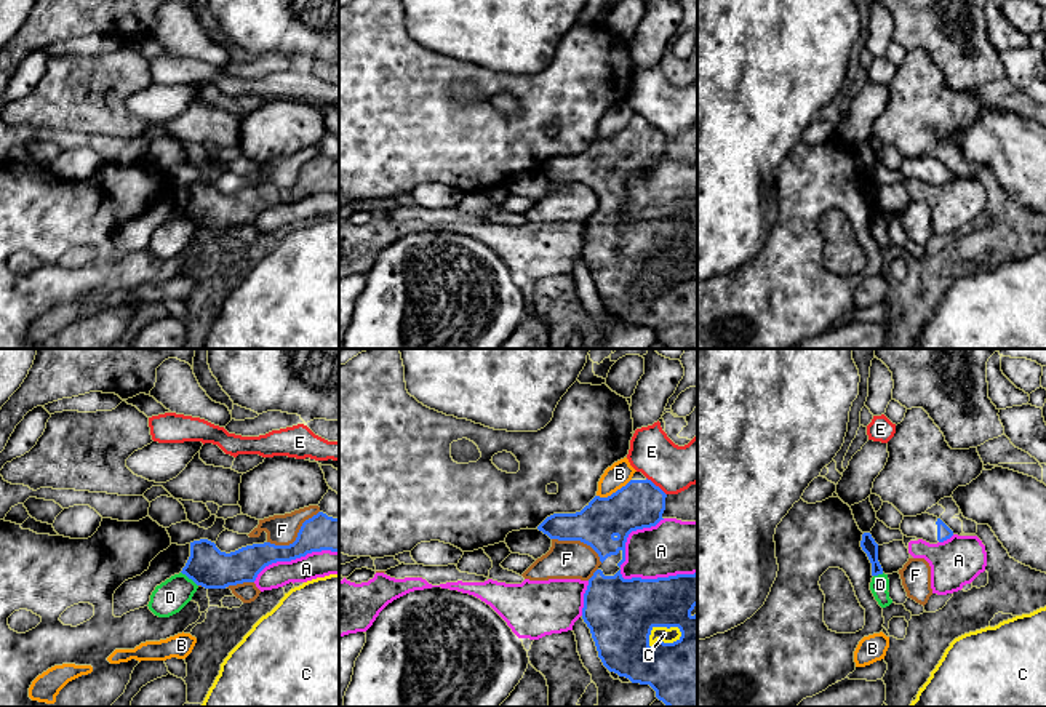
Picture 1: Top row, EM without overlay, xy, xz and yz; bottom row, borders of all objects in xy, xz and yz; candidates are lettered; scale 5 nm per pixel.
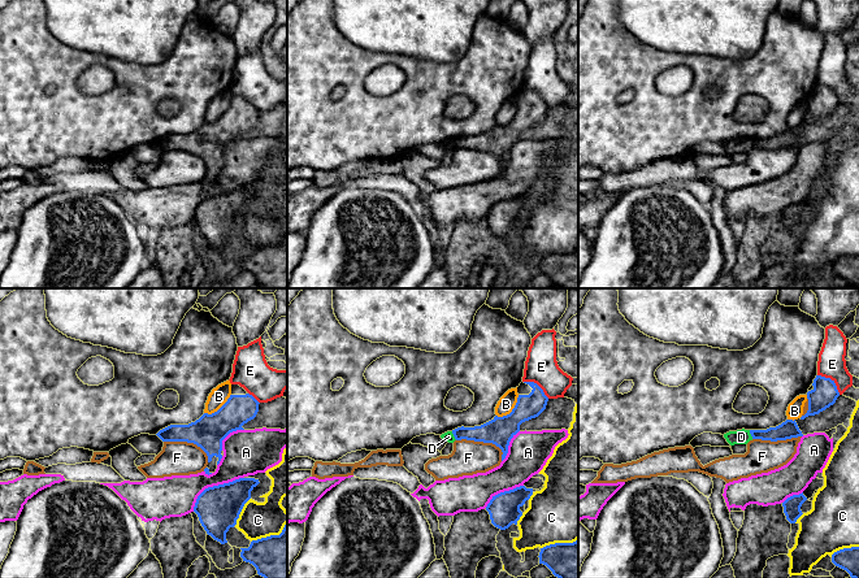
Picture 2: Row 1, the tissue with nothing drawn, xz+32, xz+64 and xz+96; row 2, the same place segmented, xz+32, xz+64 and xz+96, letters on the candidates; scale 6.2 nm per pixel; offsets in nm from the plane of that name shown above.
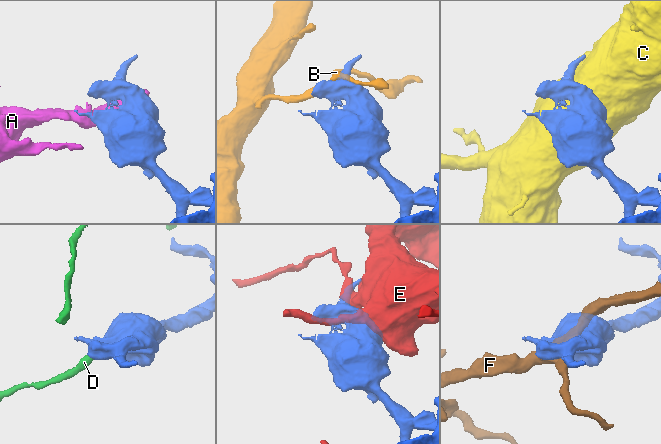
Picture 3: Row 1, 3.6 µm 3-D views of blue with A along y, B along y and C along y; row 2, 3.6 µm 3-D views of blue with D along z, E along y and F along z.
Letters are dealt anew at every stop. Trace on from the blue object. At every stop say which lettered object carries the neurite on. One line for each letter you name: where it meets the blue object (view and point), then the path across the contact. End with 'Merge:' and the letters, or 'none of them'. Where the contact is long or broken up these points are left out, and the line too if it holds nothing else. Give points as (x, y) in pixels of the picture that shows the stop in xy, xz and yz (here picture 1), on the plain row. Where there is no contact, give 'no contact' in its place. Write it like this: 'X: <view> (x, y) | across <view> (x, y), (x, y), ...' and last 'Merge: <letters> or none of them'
Merge: none of them

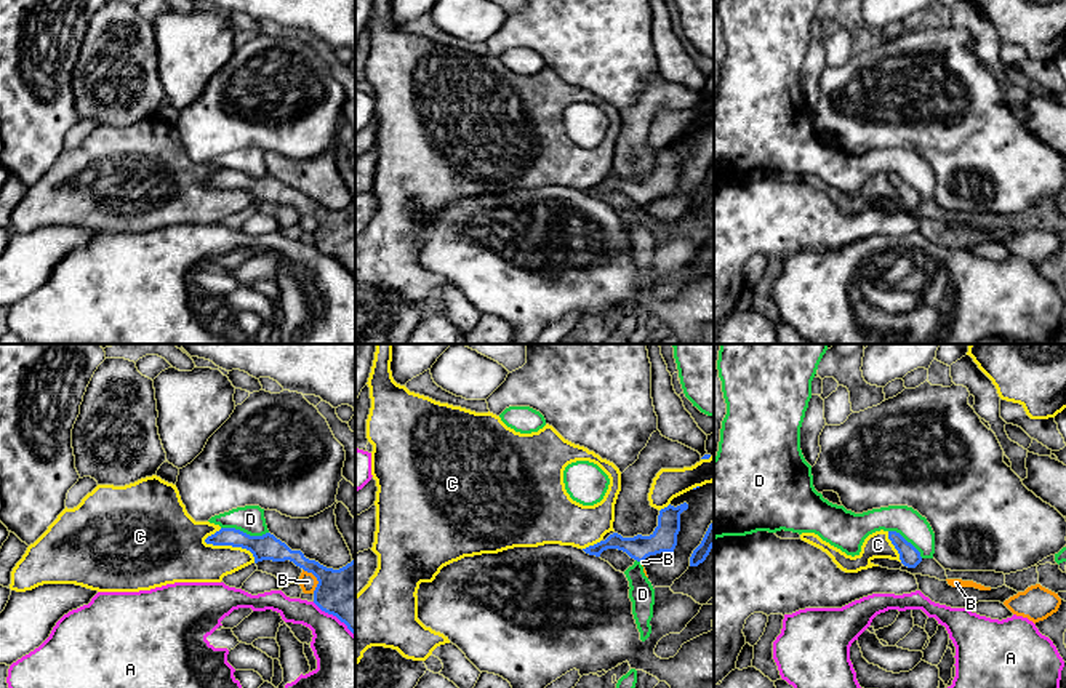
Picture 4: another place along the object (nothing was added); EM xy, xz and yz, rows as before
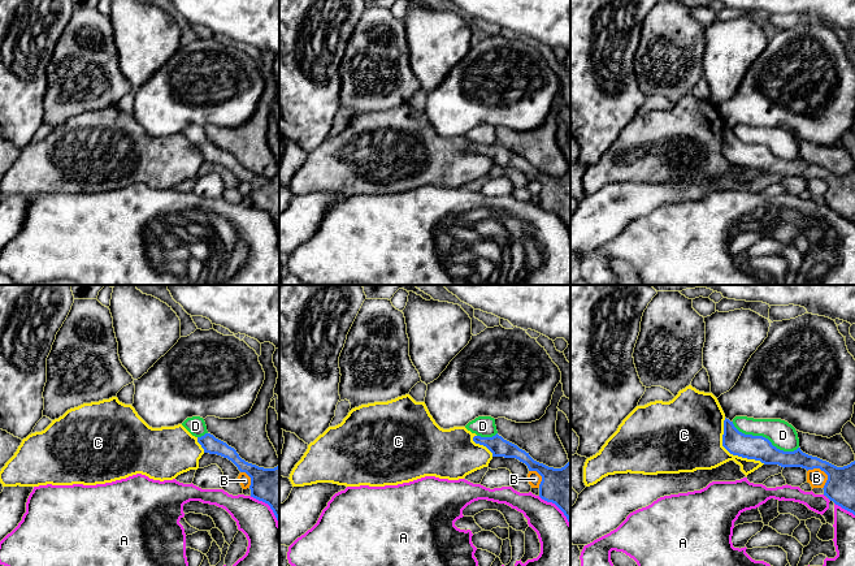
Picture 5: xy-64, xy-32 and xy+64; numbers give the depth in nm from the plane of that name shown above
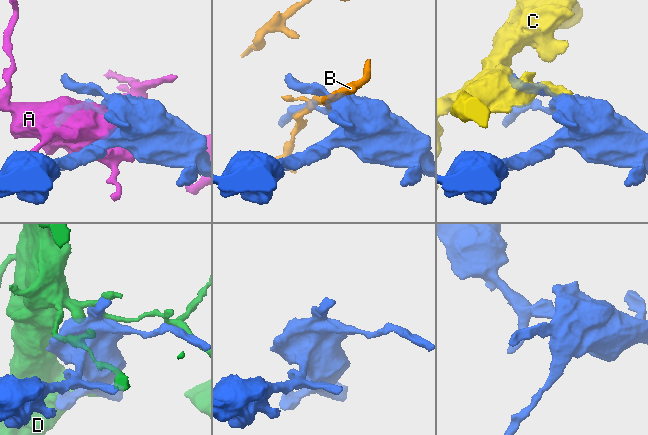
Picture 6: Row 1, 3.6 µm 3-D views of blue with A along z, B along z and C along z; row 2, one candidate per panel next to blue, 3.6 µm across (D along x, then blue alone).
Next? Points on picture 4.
C: xy (232, 188)
Merge: C

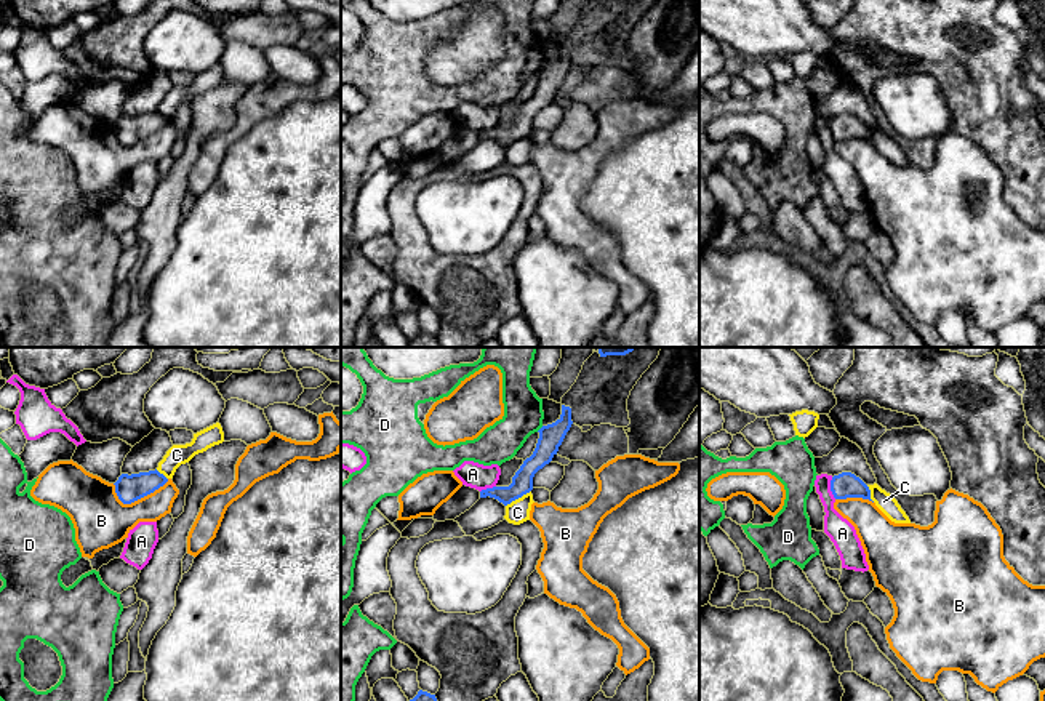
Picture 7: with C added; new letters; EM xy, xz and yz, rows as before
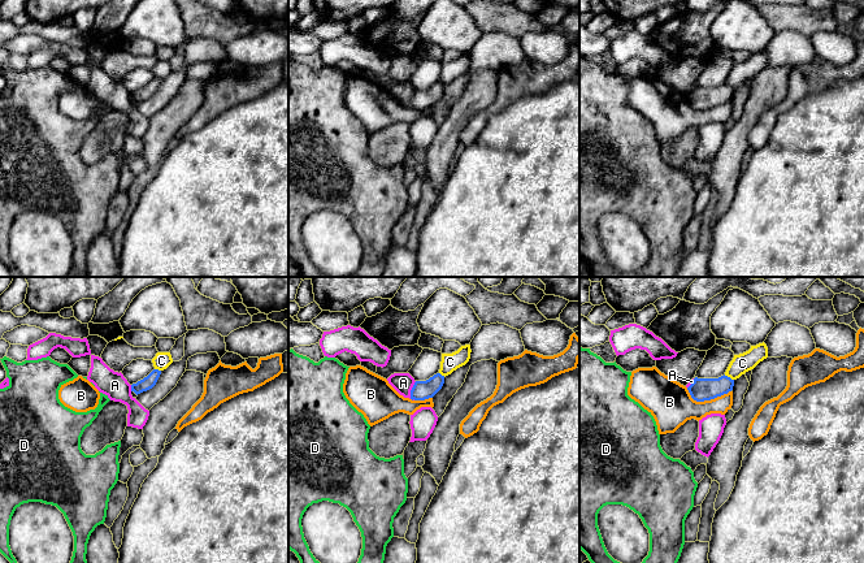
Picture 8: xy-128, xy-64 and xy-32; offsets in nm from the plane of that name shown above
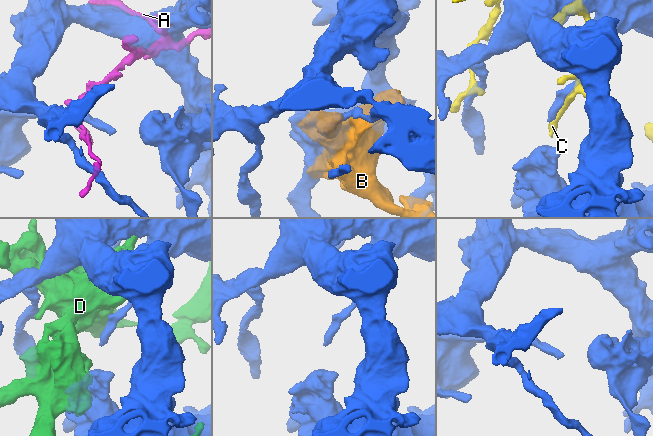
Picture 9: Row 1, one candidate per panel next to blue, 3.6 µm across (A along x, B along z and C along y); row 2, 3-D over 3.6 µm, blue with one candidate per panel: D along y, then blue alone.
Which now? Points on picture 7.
Merge: none of them

